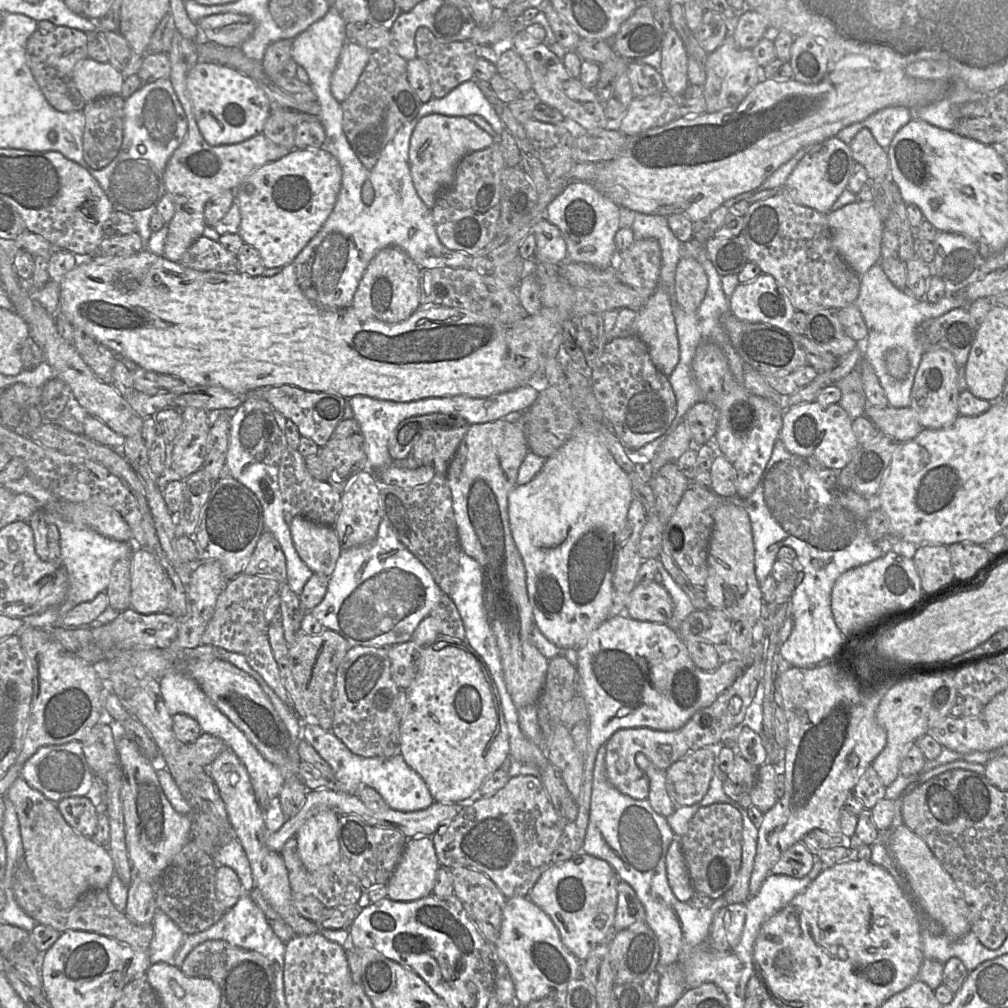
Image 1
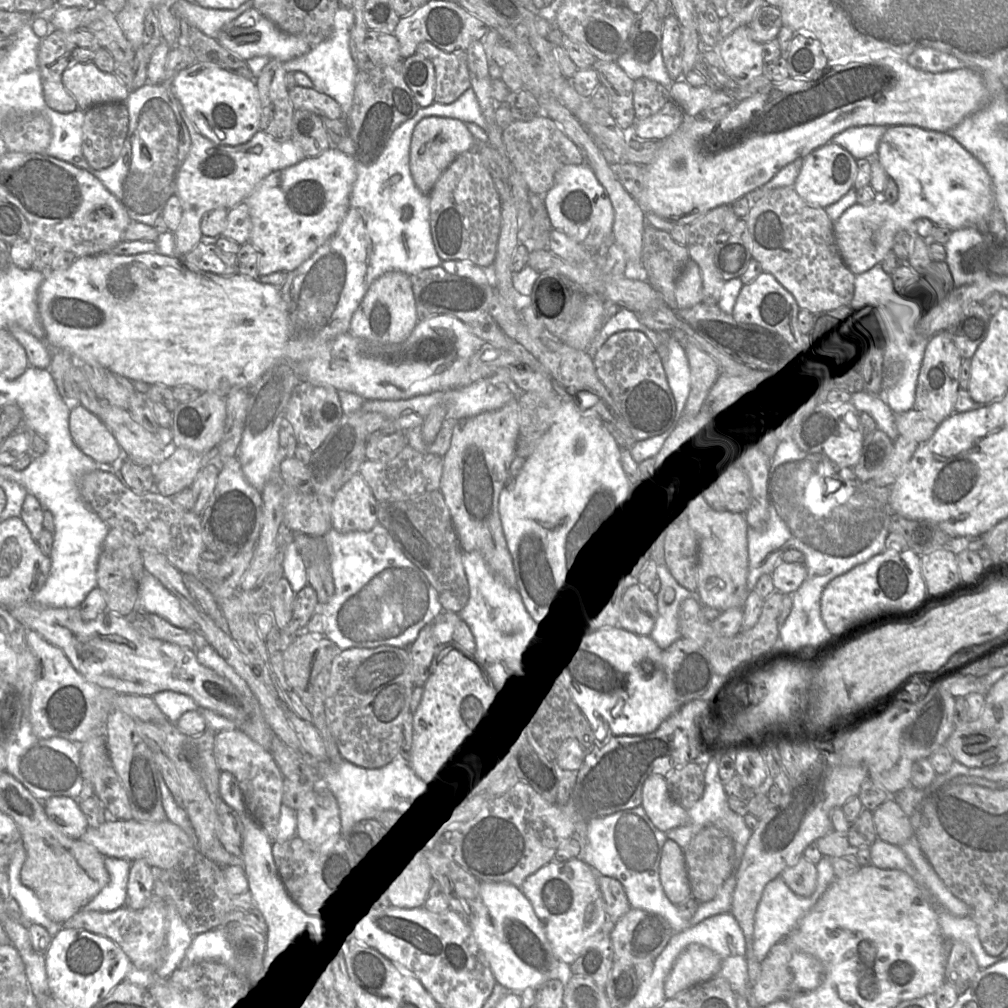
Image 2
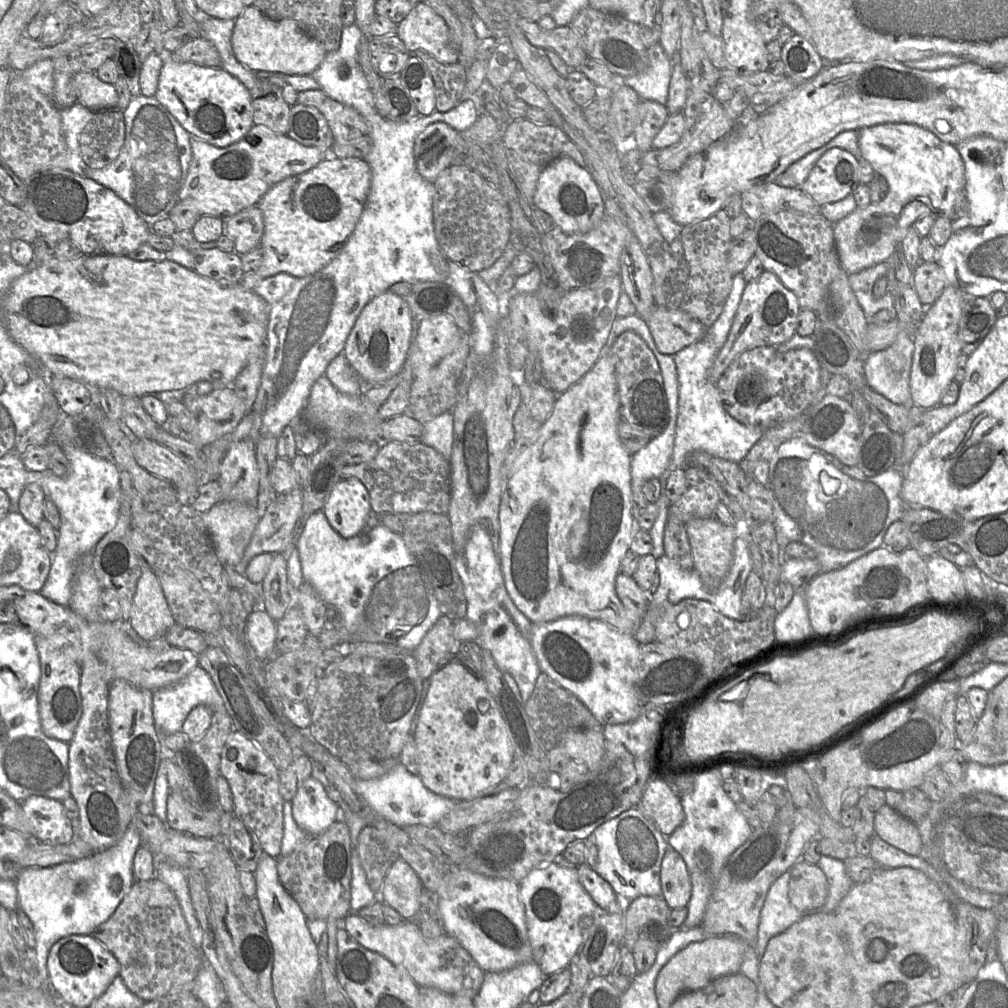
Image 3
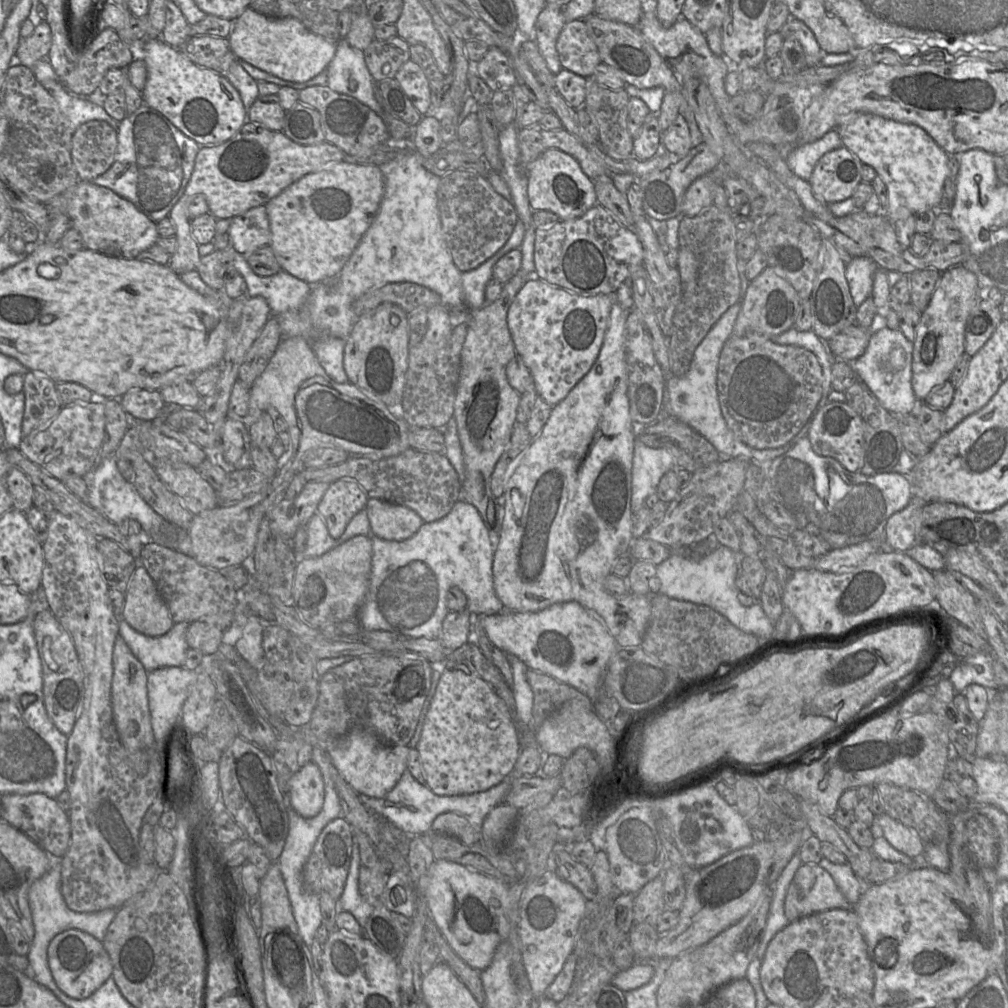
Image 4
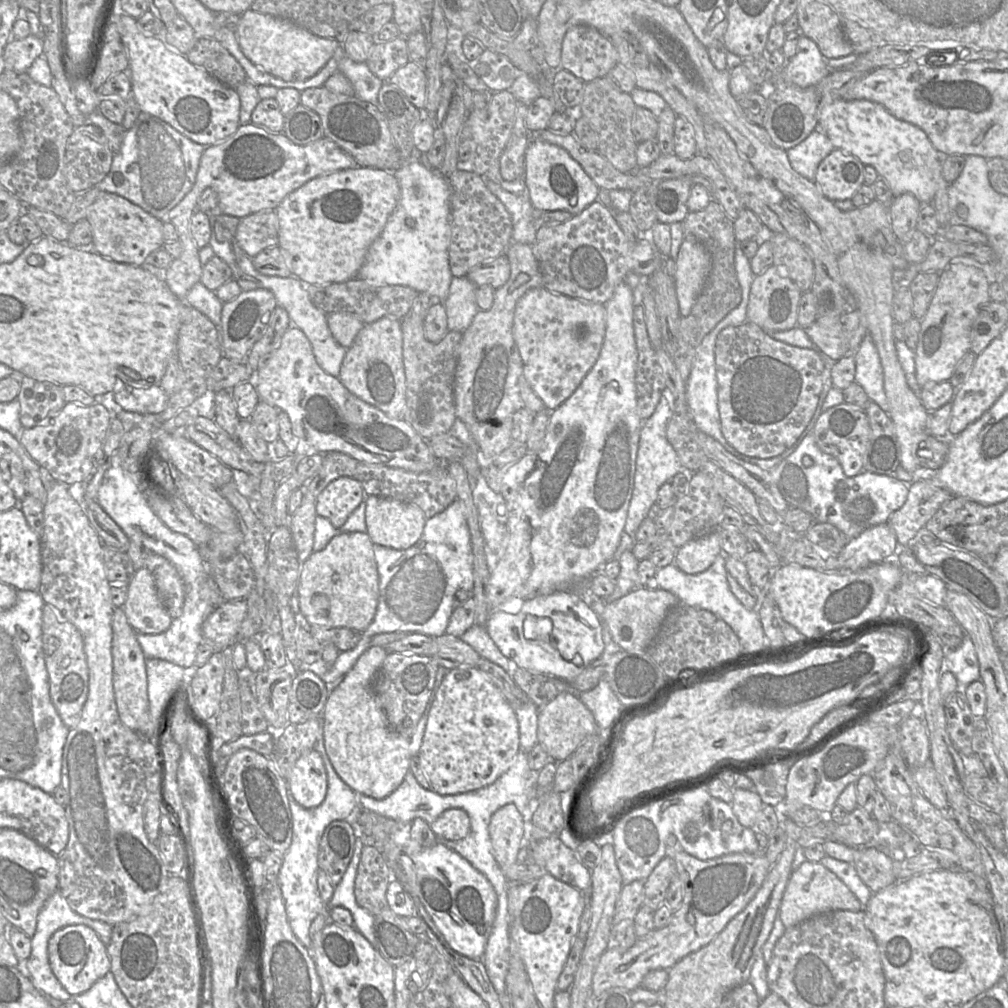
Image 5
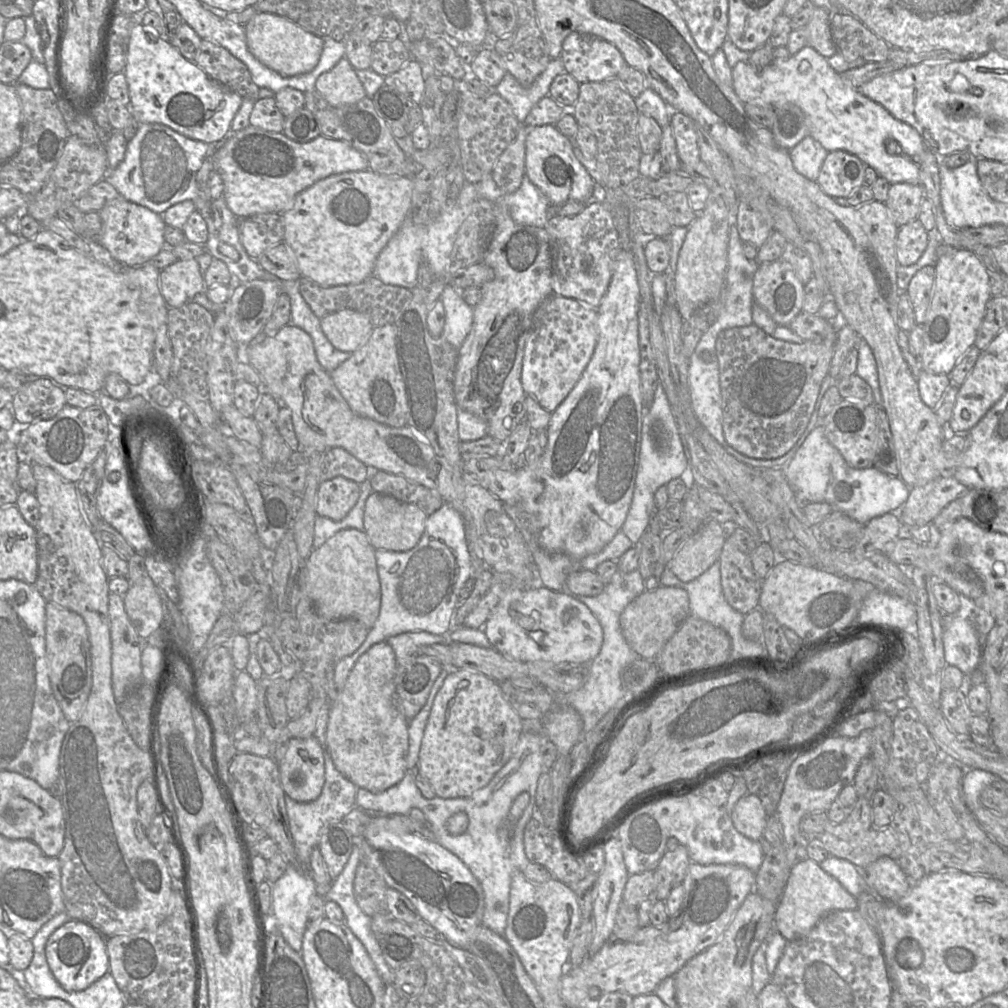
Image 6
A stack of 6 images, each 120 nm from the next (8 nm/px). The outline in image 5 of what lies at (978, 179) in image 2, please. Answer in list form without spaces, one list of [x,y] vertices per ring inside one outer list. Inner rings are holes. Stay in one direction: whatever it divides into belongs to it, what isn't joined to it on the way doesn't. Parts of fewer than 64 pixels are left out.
[[[843,98],[828,104],[821,105],[820,102],[818,127],[828,136],[834,148],[852,154],[864,165],[873,166],[894,197],[910,193],[923,205],[932,204],[942,177],[943,156],[919,127],[896,118],[876,102]]]

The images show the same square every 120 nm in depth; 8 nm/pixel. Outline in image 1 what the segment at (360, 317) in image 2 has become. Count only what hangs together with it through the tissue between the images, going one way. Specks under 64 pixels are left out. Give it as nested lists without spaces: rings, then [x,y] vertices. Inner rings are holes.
[[[381,249],[370,261],[355,292],[352,305],[367,316],[385,323],[408,319],[420,307],[419,277],[421,268],[402,249]]]

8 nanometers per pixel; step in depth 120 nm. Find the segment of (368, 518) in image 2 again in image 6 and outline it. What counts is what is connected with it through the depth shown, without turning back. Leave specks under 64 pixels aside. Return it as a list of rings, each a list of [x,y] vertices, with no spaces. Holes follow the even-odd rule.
[[[343,476],[321,482],[316,493],[316,514],[341,521],[356,504],[360,484]]]

